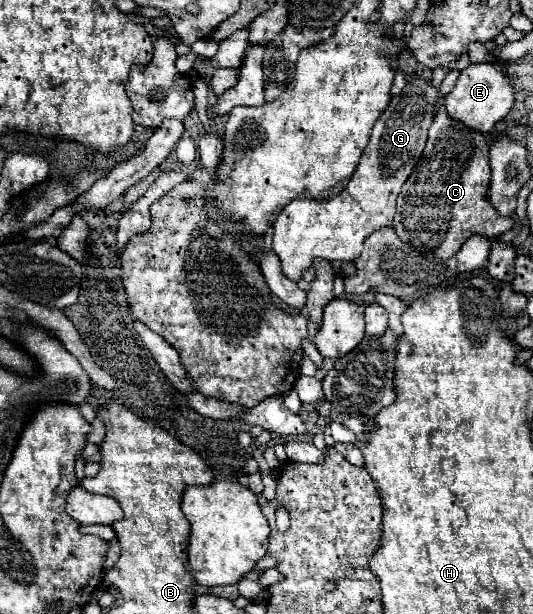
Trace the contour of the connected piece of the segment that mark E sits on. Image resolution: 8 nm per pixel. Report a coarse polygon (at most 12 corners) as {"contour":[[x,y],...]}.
{"contour":[[472,63],[444,107],[490,133],[514,105],[510,77],[496,63]]}

